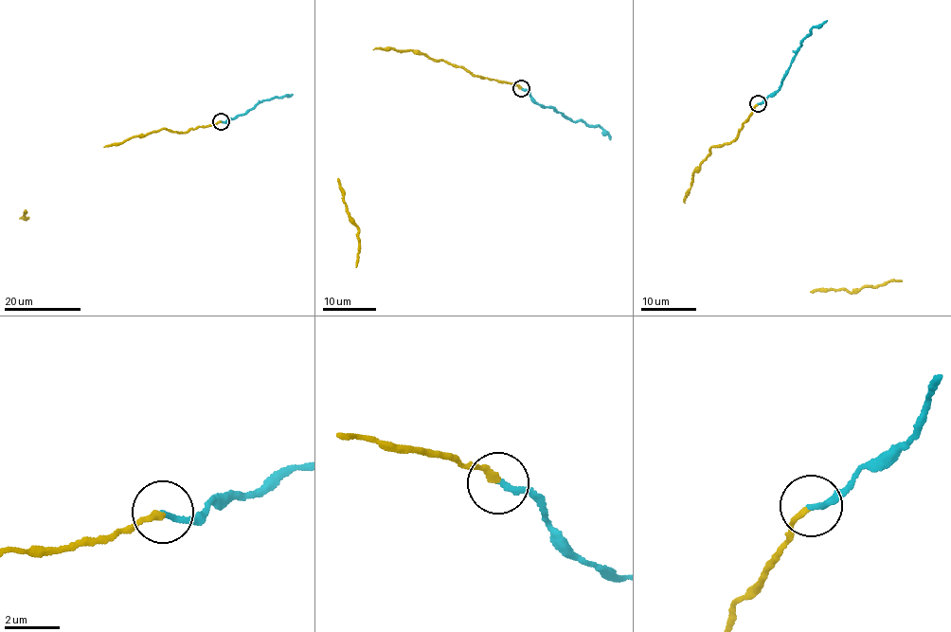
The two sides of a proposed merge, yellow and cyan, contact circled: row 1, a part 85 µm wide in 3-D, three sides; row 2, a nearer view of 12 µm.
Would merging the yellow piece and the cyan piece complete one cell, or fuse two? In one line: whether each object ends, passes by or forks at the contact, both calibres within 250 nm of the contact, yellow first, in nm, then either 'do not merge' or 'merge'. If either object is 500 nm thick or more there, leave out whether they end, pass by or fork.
yellow ends; cyan ends; calibres 220 and 200 nm; merge

